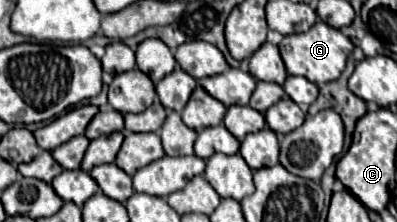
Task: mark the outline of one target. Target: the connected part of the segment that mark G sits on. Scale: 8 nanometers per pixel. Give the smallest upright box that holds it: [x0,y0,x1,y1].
[278,20,354,84]

